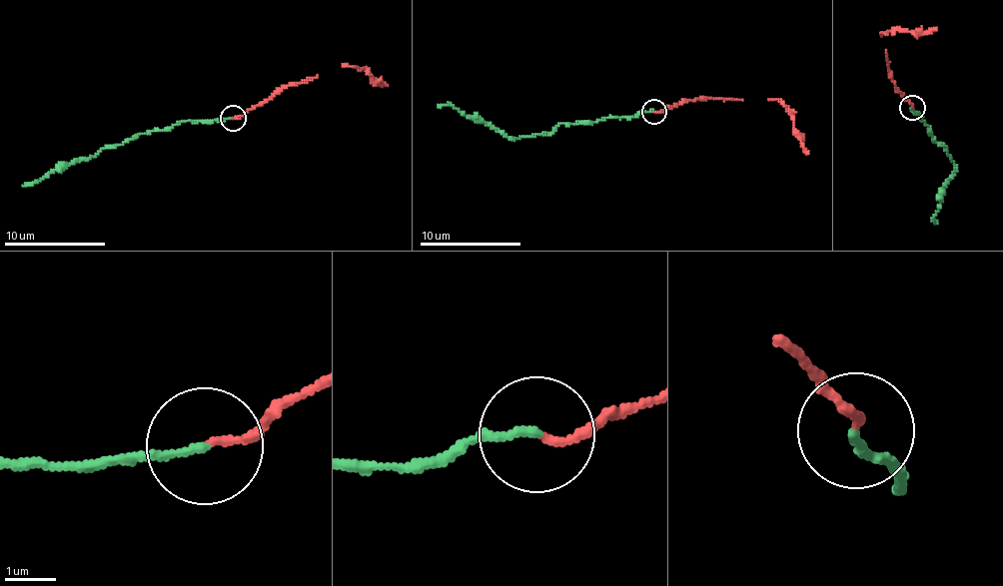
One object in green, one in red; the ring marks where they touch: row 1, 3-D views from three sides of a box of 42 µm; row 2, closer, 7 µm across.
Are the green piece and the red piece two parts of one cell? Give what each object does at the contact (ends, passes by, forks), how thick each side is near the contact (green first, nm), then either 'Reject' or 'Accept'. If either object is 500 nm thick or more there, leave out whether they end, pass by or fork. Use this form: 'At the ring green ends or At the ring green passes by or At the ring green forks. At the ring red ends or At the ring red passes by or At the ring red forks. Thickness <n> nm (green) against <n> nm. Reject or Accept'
At the ring green ends. At the ring red ends. Thickness 150 nm (green) against 130 nm. Reject

